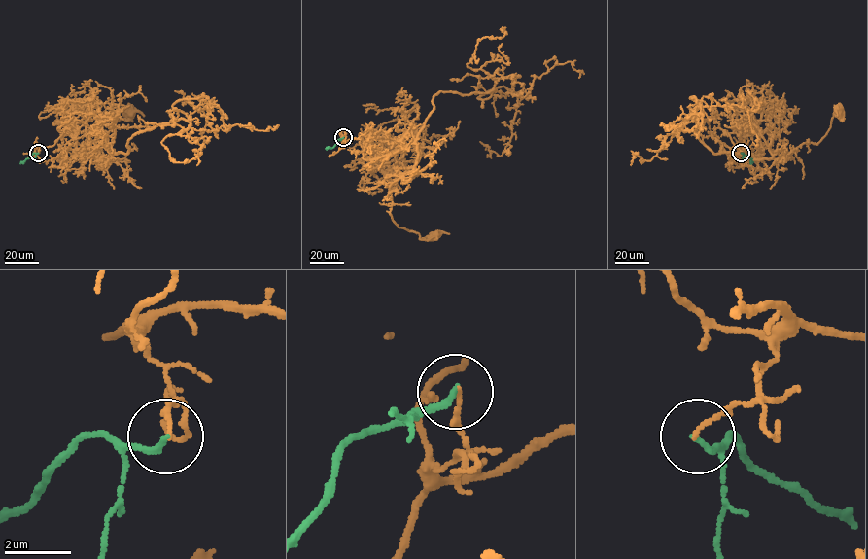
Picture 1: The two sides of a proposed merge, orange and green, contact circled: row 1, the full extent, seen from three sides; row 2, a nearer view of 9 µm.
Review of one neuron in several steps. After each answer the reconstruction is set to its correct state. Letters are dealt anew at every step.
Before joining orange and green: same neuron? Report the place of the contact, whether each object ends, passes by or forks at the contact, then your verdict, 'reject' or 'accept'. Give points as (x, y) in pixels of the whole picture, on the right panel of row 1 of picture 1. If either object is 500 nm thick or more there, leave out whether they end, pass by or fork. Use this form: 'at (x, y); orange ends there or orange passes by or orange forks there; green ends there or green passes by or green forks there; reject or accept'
at (741, 153); orange ends there; green ends there; reject

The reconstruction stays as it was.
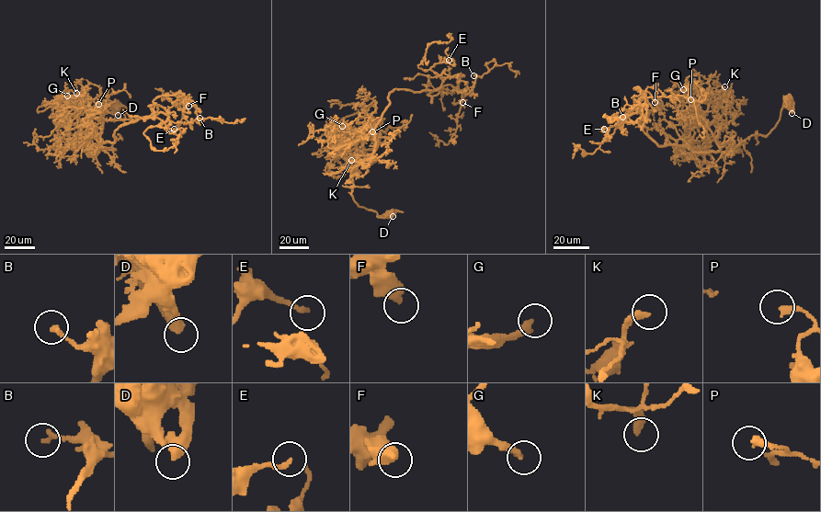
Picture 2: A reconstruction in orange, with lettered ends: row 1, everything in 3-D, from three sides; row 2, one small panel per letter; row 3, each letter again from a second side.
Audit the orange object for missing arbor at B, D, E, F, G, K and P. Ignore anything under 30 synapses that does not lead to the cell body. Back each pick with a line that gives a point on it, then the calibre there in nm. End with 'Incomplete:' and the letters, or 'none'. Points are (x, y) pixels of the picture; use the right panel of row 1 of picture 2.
G: place (683, 89); calibre 280 nm
K: place (724, 86); calibre 340 nm
Incomplete: G, K

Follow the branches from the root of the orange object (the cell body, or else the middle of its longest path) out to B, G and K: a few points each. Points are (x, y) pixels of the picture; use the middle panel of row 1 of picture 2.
B: (390, 213), (359, 206), (351, 175), (373, 153), (388, 94), (449, 85), (467, 94), (473, 75)
G: (390, 213), (378, 217), (354, 199), (351, 171), (371, 156), (375, 137), (344, 146), (333, 122), (342, 126)
K: (390, 213), (377, 217), (351, 194), (351, 171), (371, 155), (373, 134), (341, 143), (351, 160)

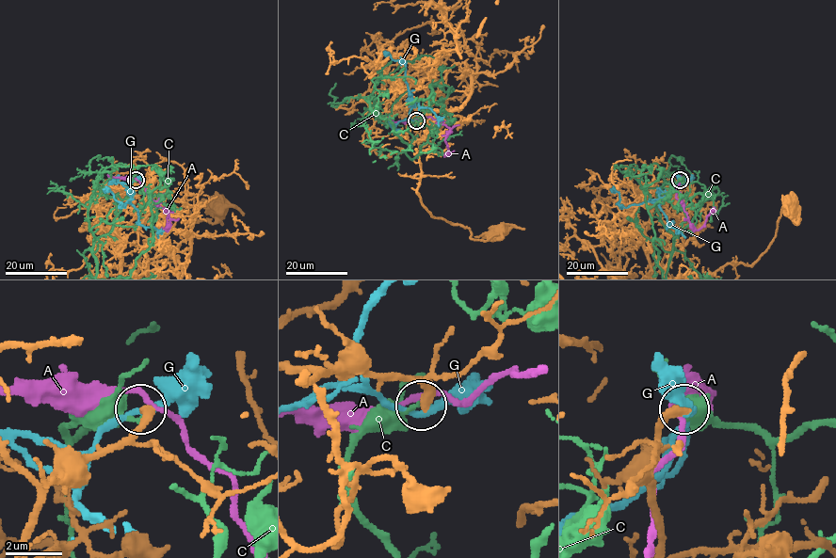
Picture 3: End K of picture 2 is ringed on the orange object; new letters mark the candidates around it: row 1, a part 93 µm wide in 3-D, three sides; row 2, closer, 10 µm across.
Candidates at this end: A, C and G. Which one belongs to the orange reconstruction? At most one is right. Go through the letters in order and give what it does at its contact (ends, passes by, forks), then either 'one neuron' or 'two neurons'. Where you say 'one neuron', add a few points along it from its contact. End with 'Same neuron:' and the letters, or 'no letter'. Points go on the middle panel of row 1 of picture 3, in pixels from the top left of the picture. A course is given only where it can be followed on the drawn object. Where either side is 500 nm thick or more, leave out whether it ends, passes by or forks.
A: it passes by | two neurons
C: it ends | two neurons
G: it passes by | two neurons
Same neuron: no letter

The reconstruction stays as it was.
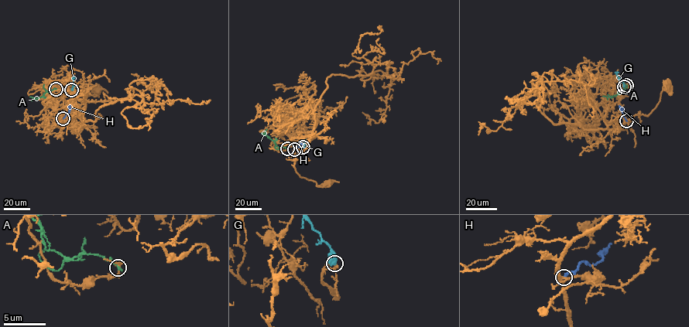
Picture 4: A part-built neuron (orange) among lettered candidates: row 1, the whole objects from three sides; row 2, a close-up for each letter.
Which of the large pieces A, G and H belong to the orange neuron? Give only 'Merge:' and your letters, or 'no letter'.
Merge: G

